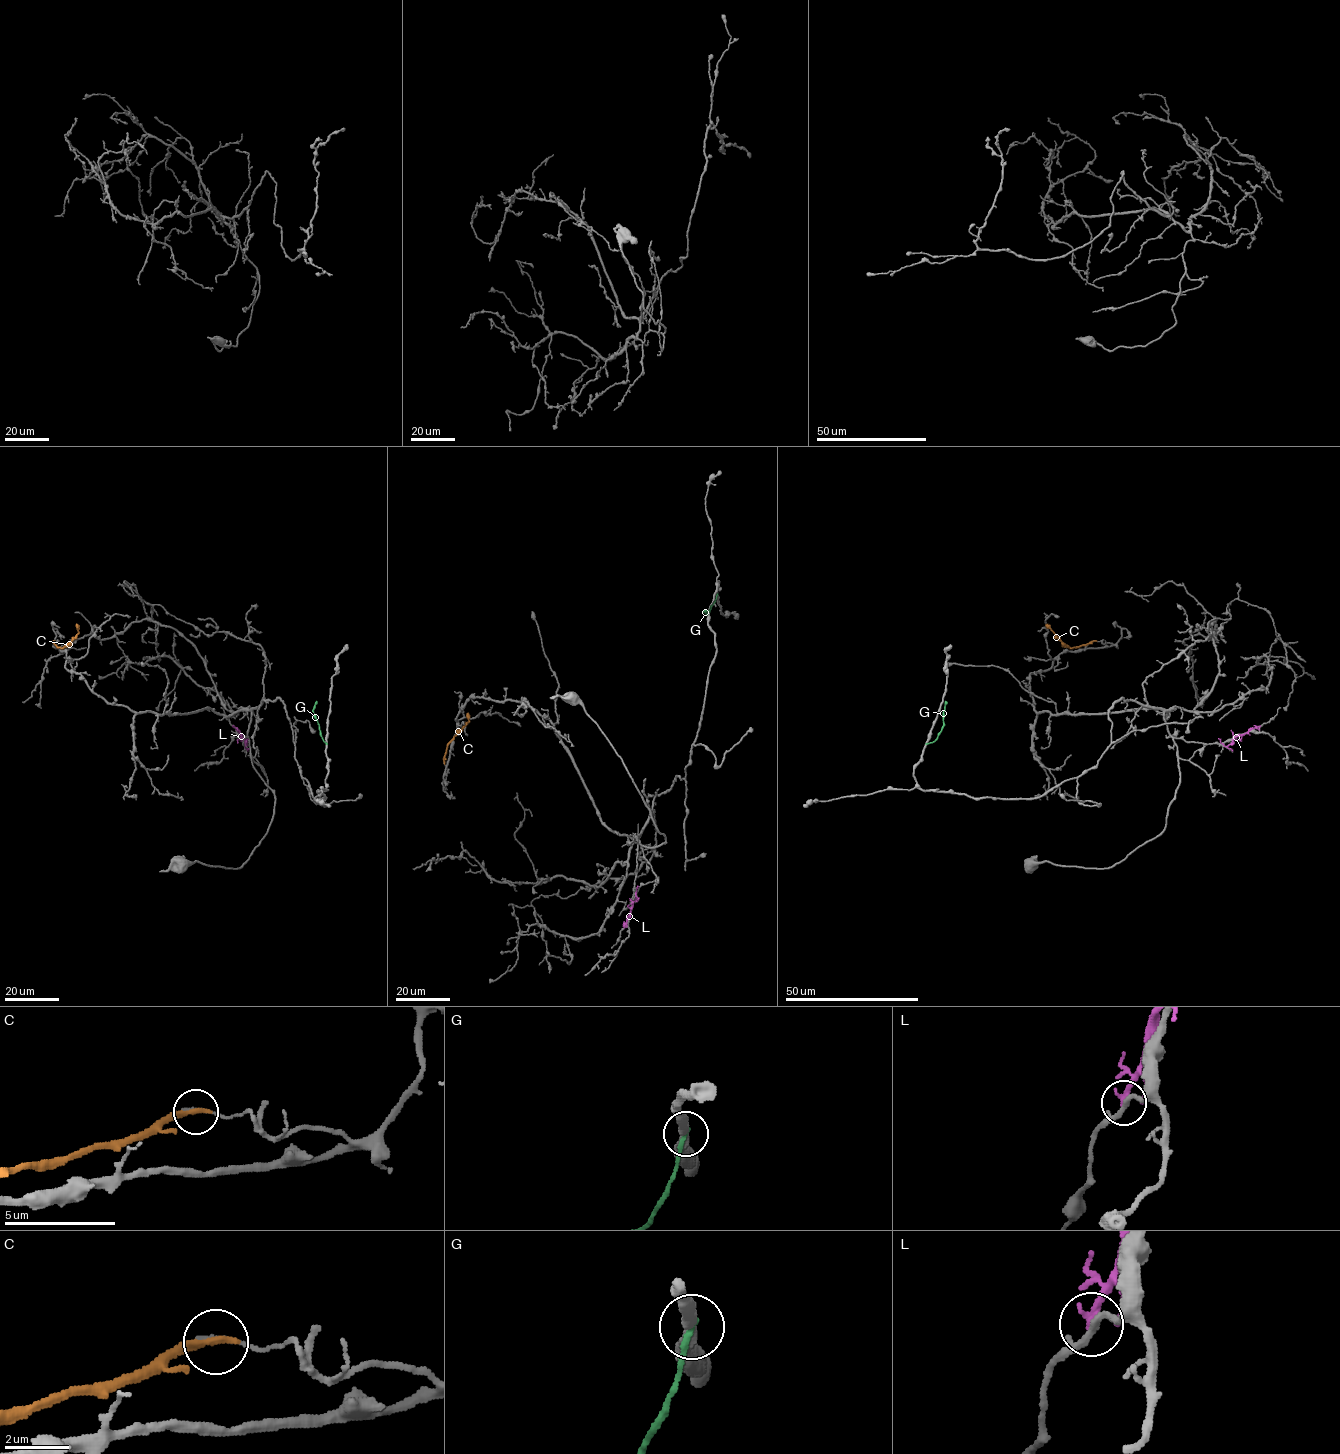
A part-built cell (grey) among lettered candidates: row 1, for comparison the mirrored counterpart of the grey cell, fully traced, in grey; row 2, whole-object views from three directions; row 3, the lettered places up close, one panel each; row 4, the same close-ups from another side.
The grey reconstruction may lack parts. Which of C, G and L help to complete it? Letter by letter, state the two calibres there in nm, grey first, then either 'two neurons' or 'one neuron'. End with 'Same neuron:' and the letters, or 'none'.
C: 150 nm thick on the grey side, 300 nm on the other; two neurons
G: 360 nm thick on the grey side, 190 nm on the other; two neurons
L: 200 nm thick on the grey side, 240 nm on the other; two neurons
Same neuron: none

